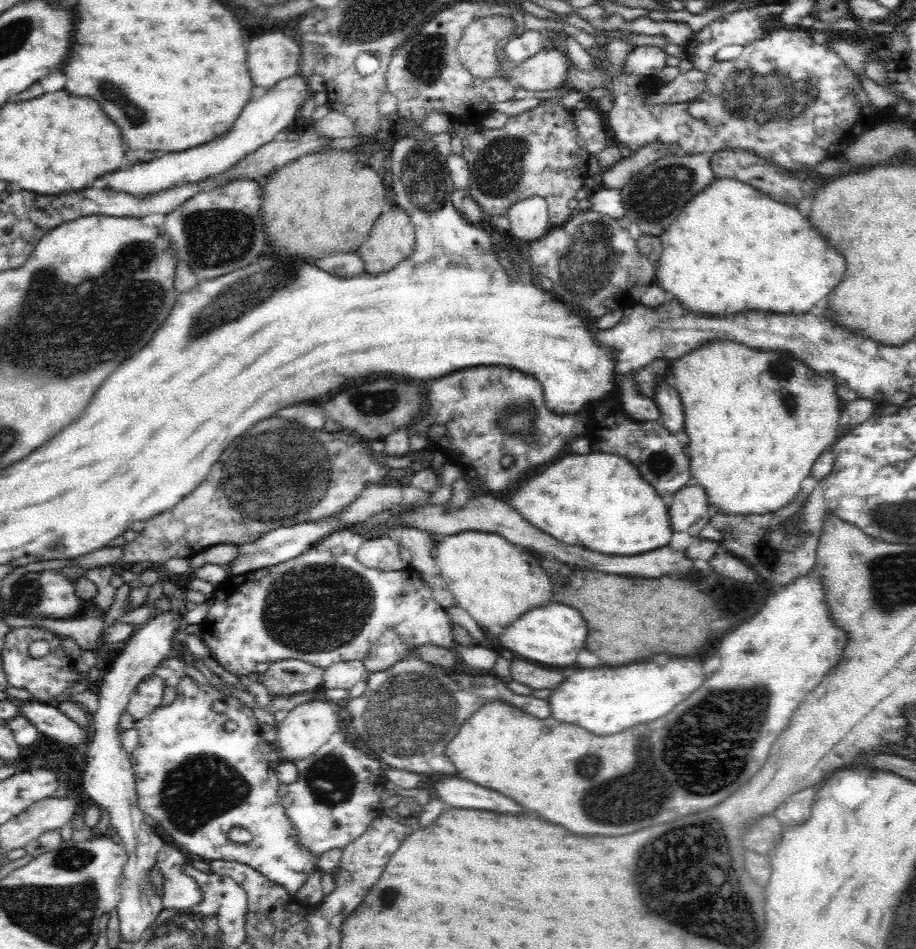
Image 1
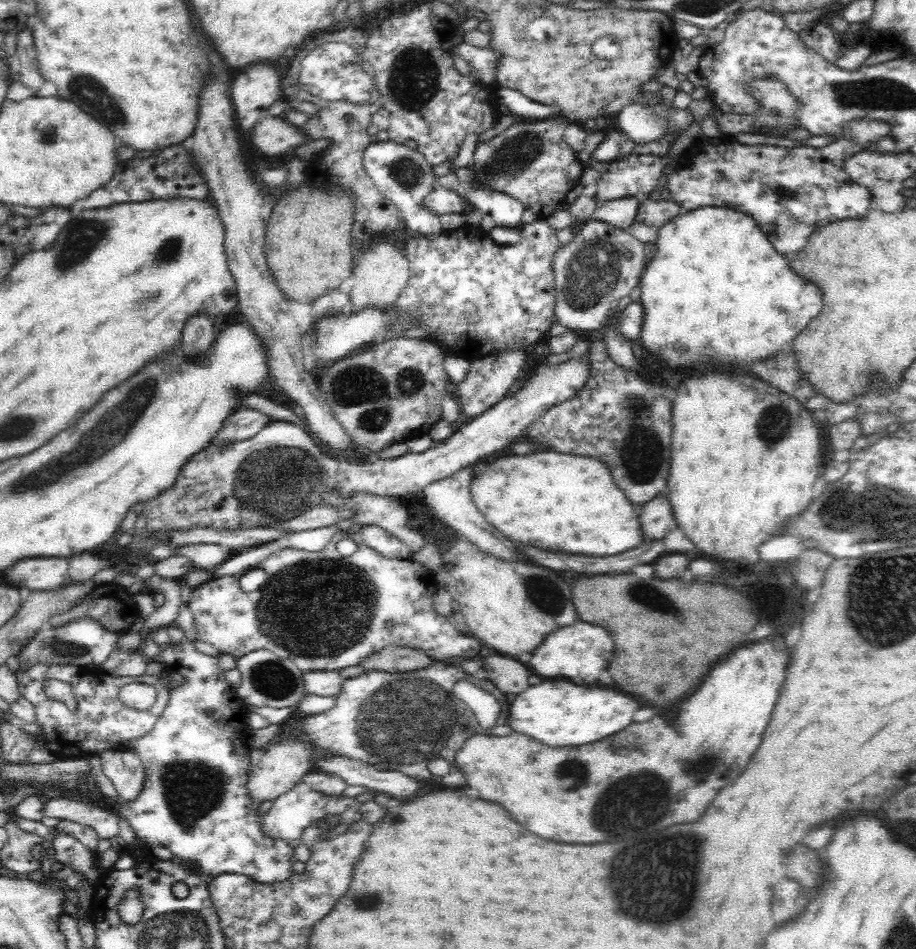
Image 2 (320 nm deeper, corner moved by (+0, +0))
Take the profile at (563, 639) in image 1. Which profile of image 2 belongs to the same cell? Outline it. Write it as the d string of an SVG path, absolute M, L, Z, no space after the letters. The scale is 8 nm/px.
M580 620L574 626L560 628L556 634L550 634L546 642L532 654L528 666L538 676L570 680L574 685L596 684L601 672L607 670L608 662L614 660L614 640L606 634L604 628Z

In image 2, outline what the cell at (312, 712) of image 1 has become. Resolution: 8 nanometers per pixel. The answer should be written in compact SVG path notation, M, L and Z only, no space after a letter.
M275 739L267 746L261 761L249 771L246 780L246 791L252 801L260 804L265 800L274 800L277 796L286 794L294 785L303 780L306 773L312 769L312 756L315 748L308 741L293 739Z

